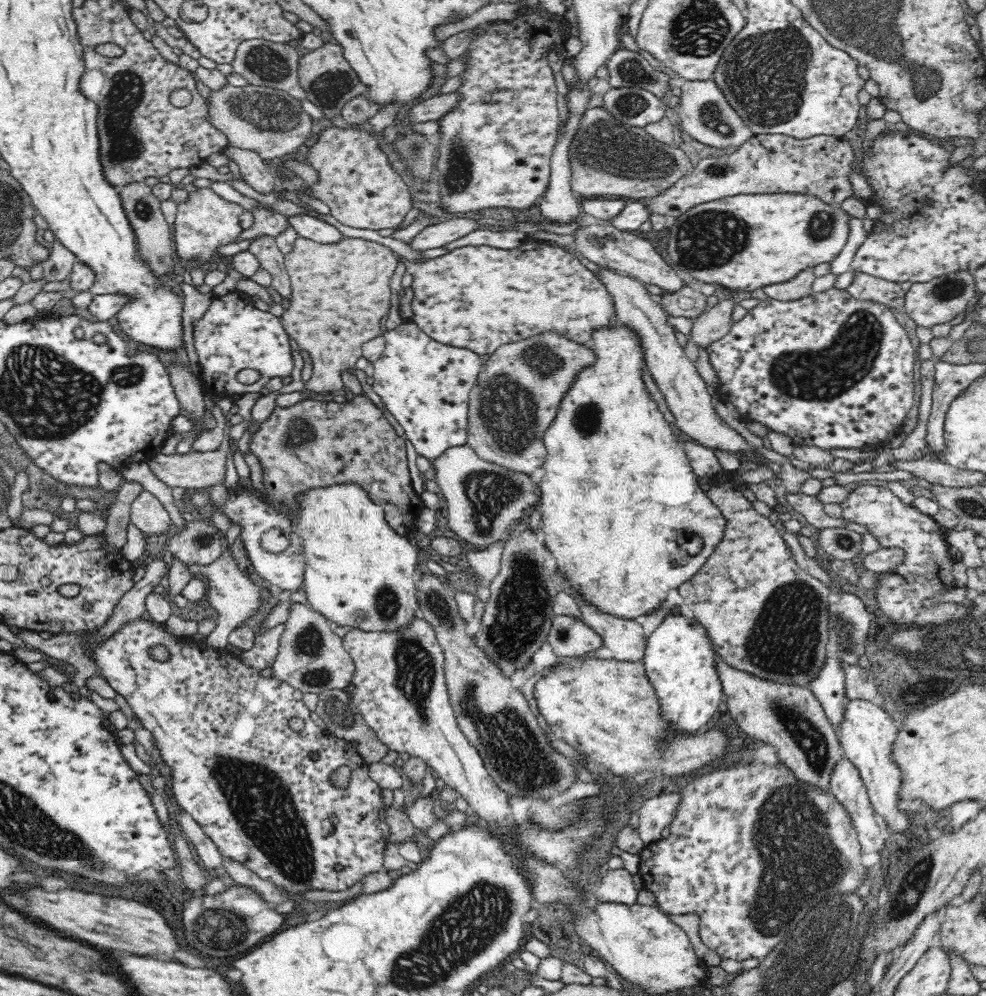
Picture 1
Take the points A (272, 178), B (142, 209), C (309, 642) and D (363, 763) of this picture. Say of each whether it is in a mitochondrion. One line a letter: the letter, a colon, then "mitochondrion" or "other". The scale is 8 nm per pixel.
A: other
B: mitochondrion
C: mitochondrion
D: other

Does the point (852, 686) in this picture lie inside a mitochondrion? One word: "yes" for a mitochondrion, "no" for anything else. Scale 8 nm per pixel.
no

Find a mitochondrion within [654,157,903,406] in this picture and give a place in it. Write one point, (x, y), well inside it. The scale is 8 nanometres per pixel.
(823, 375)

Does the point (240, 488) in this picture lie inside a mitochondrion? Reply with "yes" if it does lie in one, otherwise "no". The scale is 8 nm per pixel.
no

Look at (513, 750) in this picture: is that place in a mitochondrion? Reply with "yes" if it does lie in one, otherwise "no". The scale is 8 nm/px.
yes

